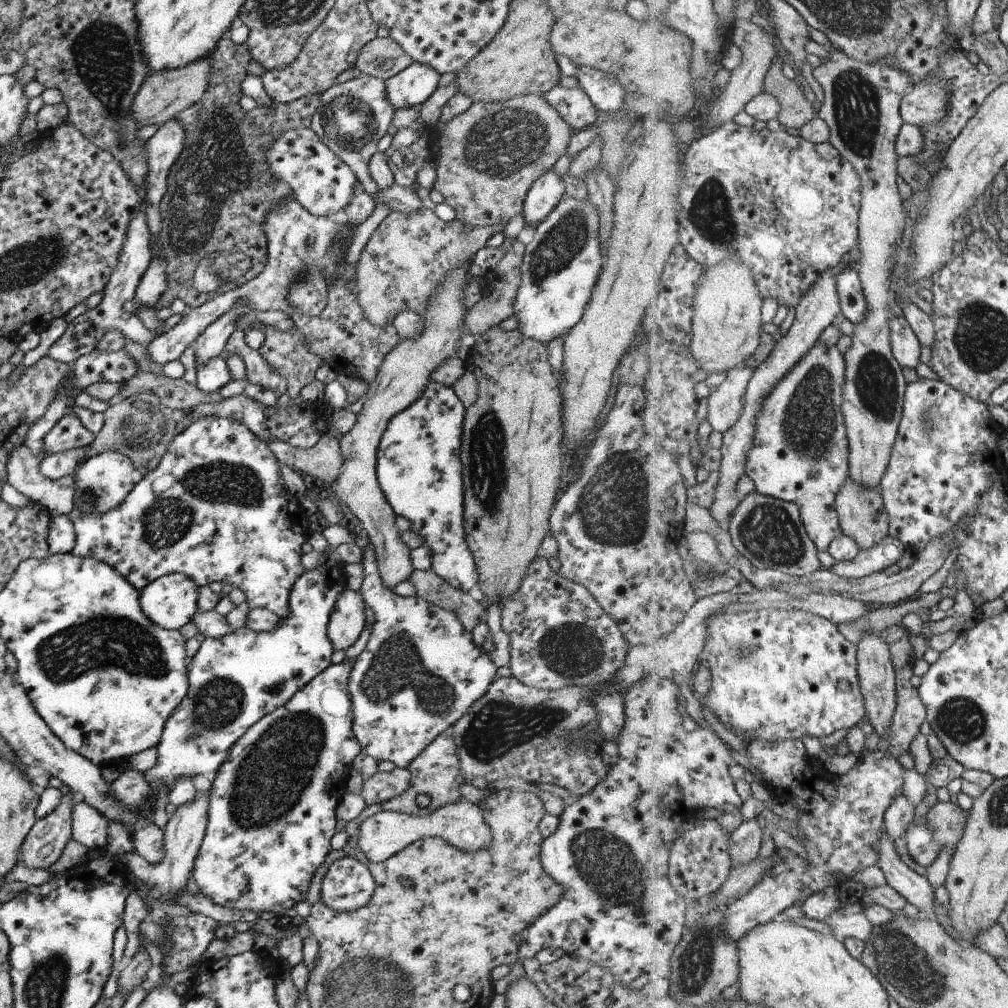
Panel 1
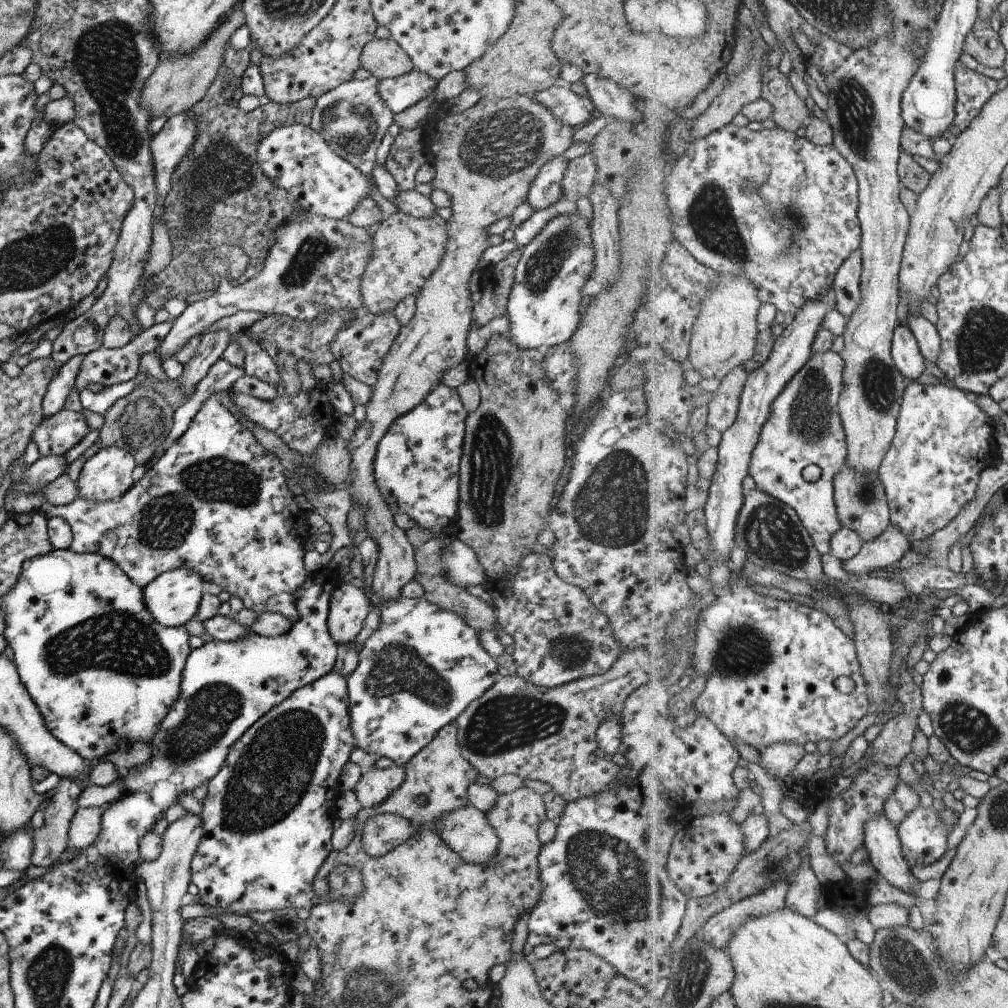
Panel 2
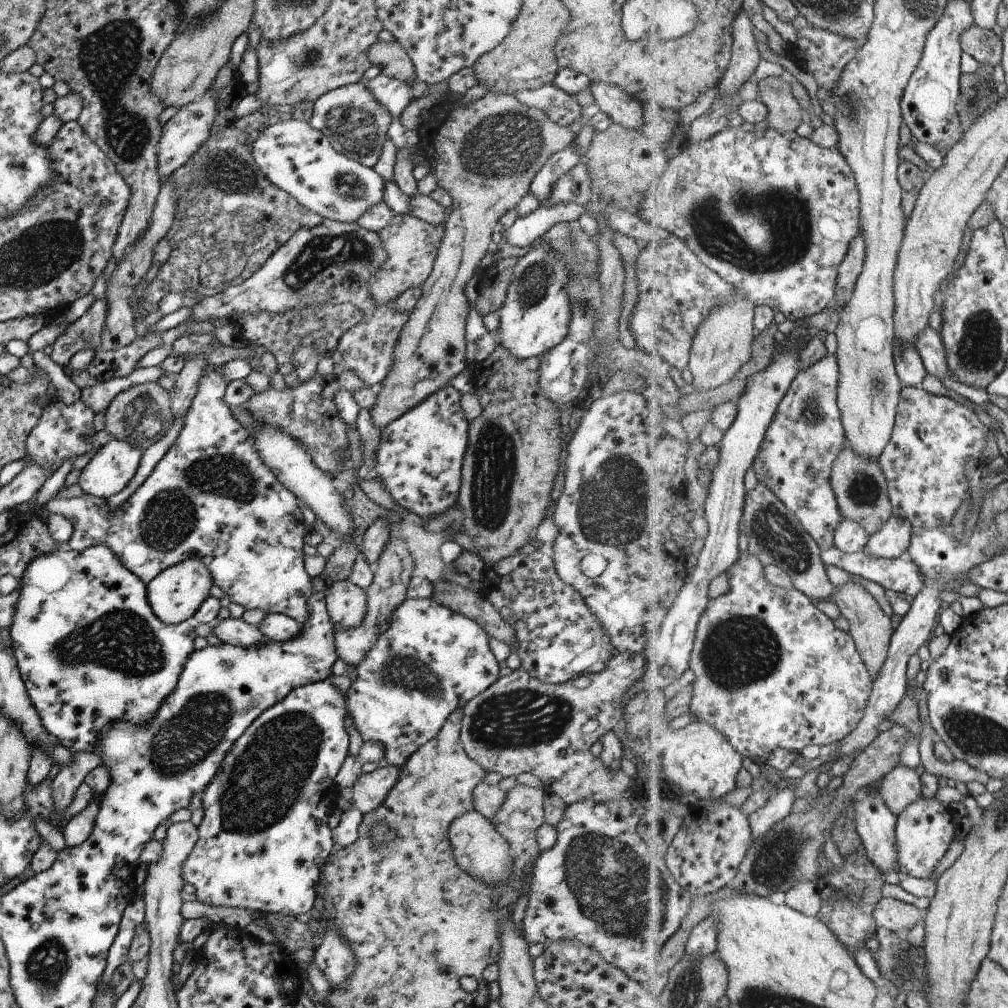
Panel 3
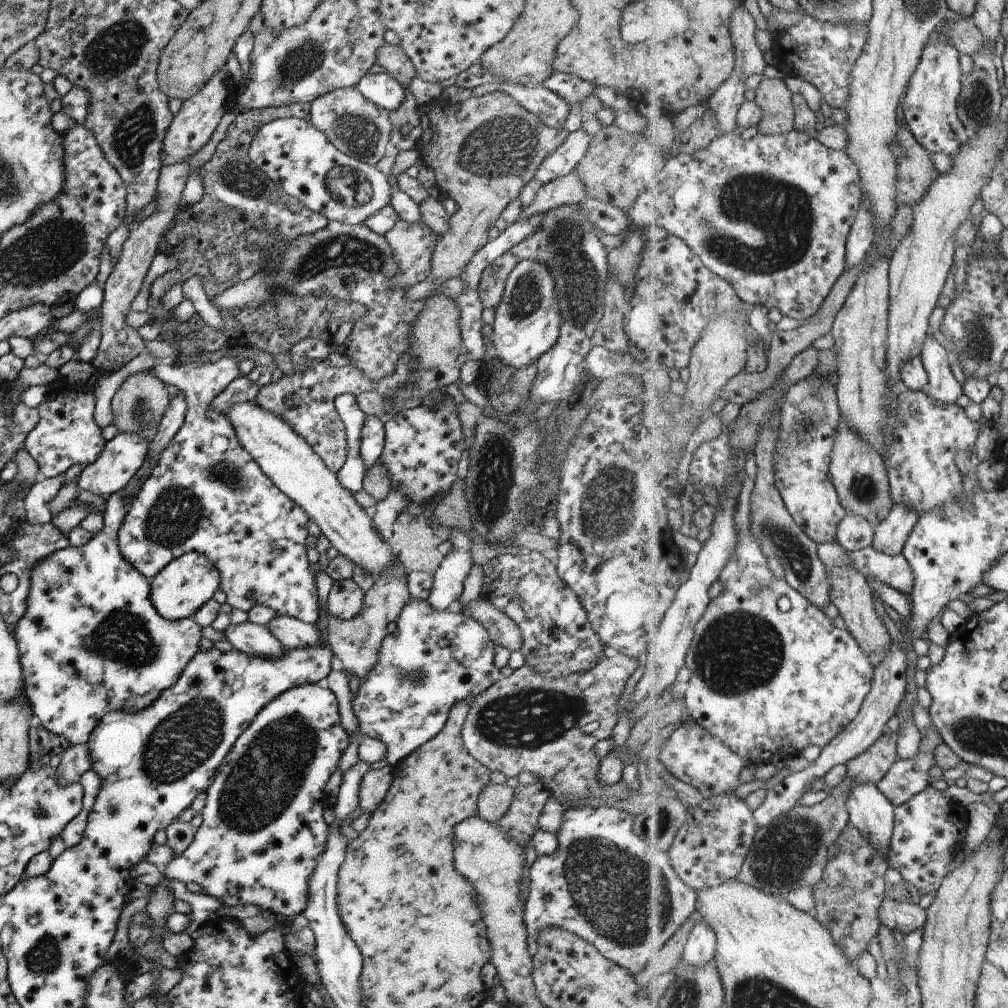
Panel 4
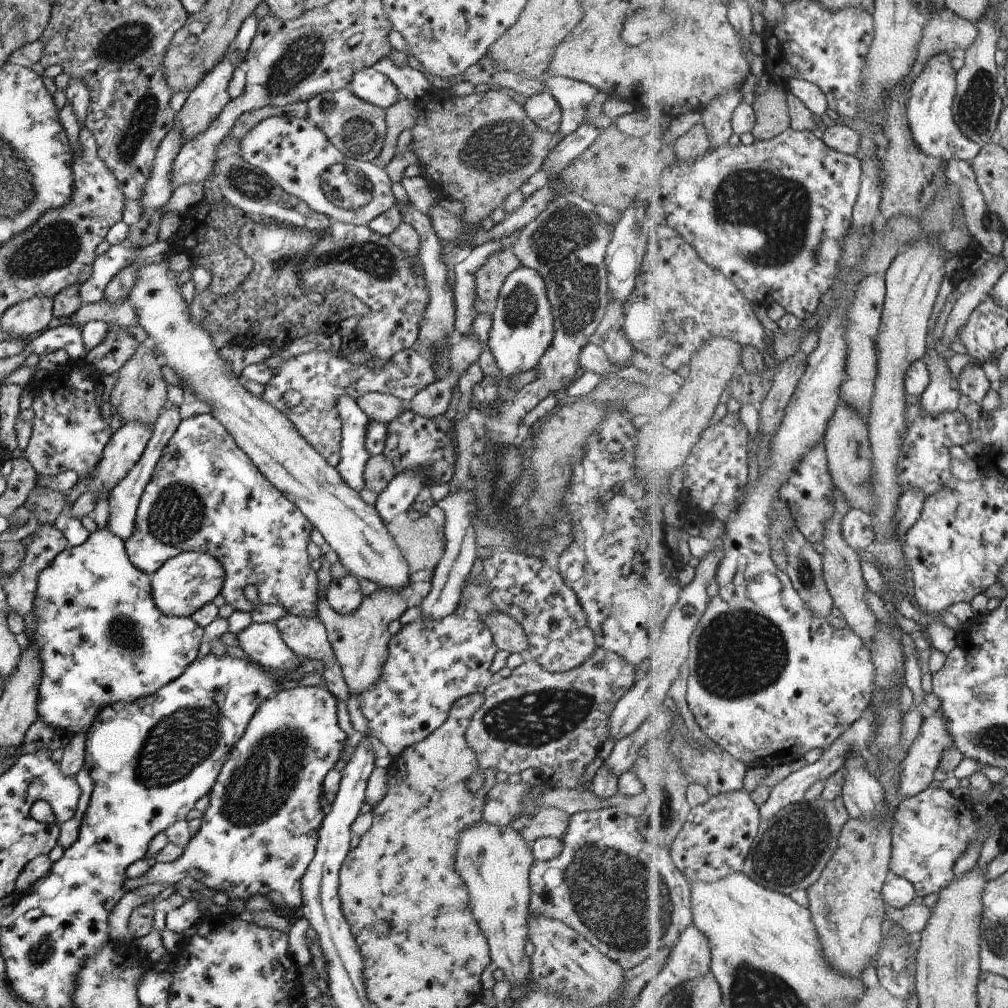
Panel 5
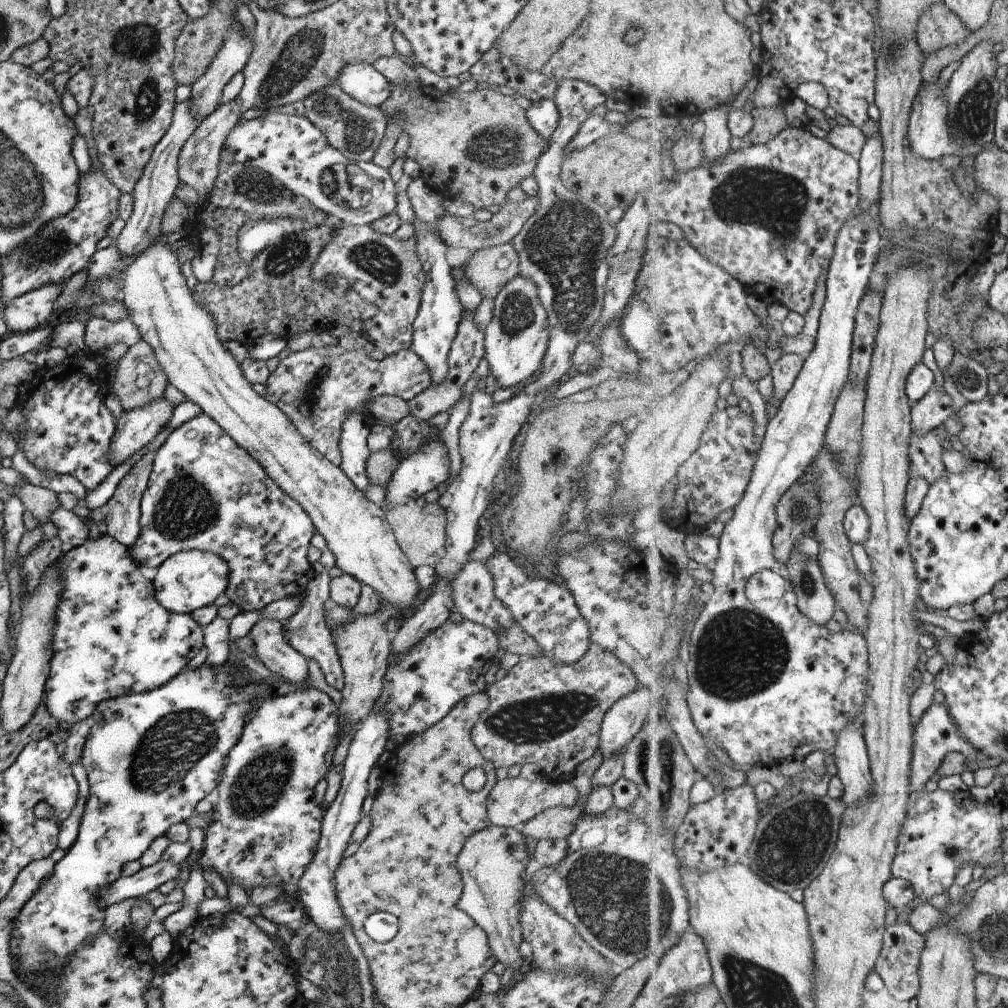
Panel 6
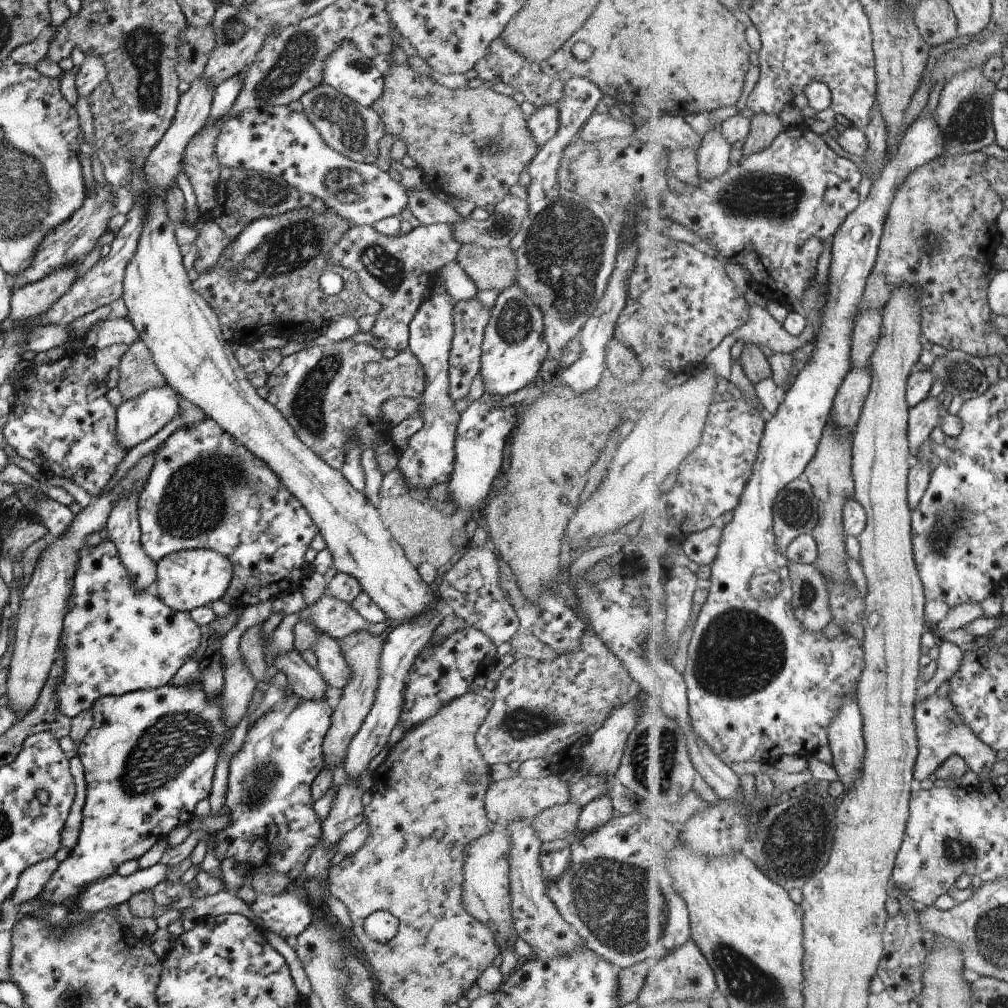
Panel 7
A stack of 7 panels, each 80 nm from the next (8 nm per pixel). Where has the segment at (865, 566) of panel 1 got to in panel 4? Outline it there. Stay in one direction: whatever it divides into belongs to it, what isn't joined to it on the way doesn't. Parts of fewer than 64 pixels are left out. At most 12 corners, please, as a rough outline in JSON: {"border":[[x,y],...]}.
{"border":[[895,505],[875,526],[872,546],[901,554],[919,519],[915,509]]}

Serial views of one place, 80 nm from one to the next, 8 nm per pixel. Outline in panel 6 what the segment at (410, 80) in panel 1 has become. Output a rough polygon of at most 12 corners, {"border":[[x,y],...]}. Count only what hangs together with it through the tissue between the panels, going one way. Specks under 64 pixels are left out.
{"border":[[372,65],[339,71],[337,86],[370,107],[389,98],[390,83]]}

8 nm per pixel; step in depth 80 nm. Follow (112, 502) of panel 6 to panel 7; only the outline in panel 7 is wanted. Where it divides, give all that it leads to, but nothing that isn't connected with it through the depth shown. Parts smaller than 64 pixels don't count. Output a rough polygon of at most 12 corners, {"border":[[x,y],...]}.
{"border":[[137,491],[113,503],[106,534],[139,590],[152,591],[156,564],[140,547]]}

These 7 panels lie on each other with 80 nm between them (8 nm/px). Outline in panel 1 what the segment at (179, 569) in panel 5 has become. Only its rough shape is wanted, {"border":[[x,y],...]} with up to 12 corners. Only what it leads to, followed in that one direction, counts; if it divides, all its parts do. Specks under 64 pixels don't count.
{"border":[[179,573],[140,590],[142,613],[159,628],[192,619],[196,583]]}

